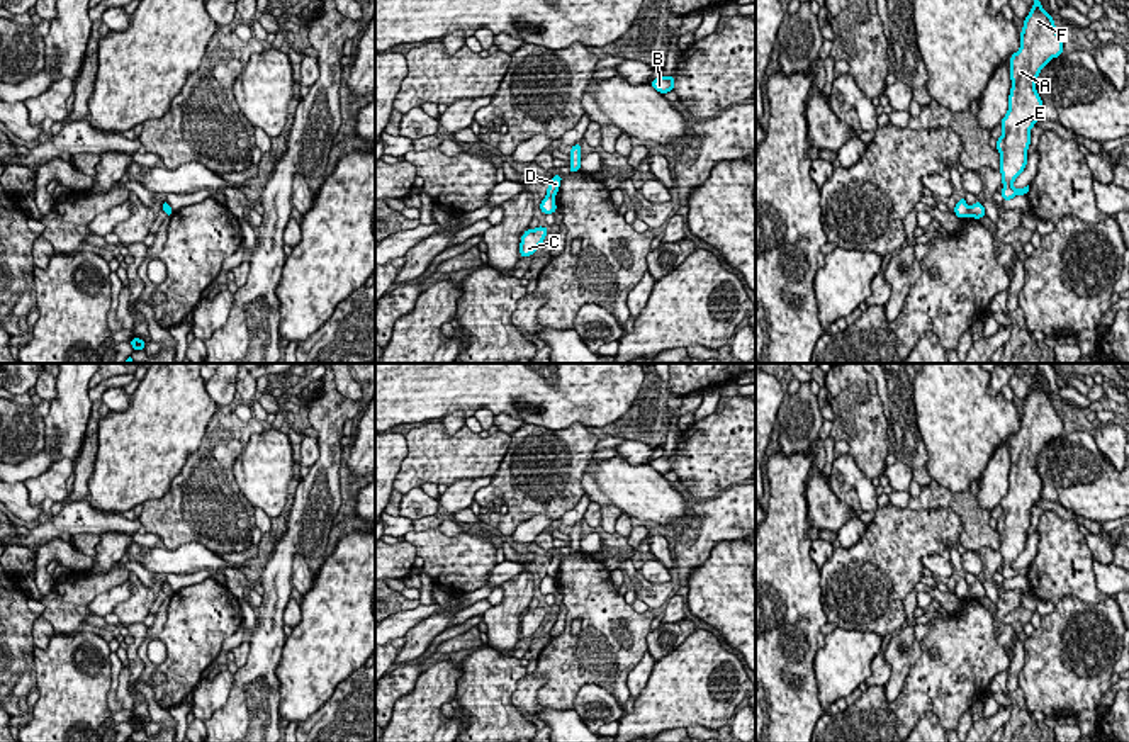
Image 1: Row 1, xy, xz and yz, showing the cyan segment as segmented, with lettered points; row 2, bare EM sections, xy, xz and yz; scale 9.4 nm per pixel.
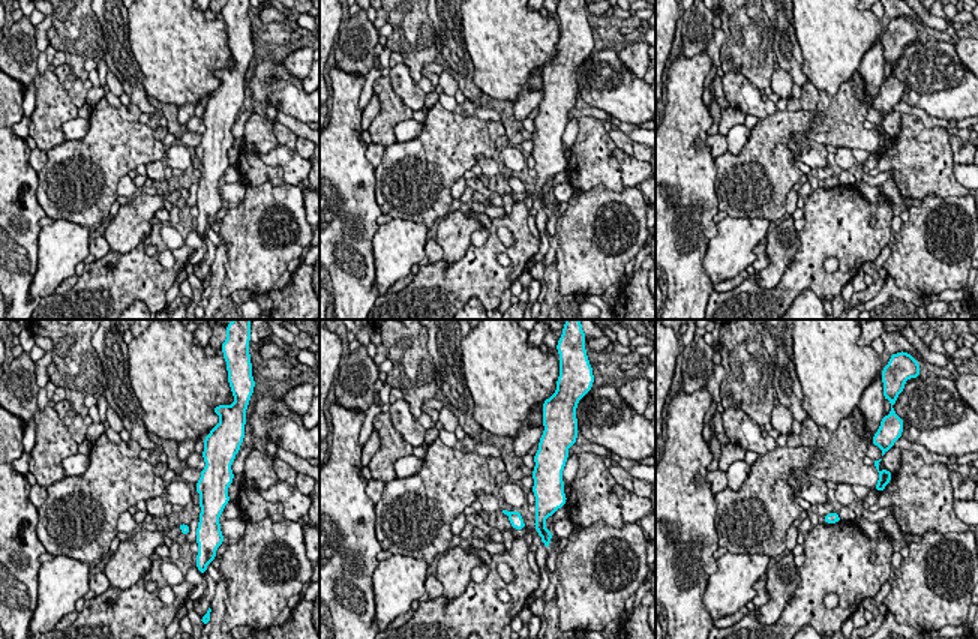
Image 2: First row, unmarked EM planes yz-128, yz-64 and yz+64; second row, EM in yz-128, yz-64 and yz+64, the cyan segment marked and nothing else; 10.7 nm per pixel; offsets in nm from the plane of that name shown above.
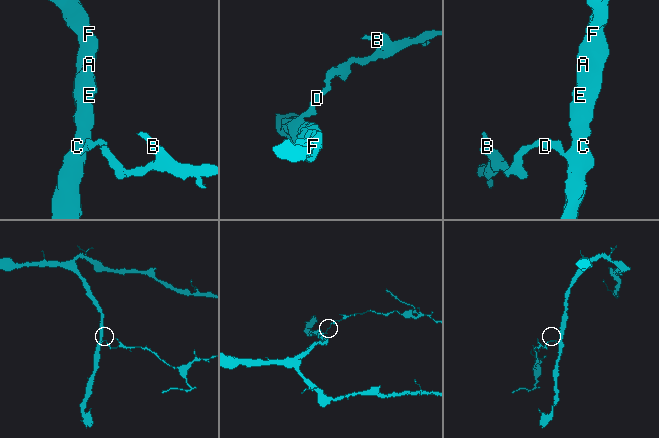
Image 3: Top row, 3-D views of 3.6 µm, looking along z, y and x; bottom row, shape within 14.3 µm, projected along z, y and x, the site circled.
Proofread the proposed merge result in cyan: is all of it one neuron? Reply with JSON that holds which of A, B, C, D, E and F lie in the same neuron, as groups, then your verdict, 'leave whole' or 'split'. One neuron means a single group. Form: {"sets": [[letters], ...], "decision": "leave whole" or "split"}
{"sets": [["A", "C", "E", "F"], ["B", "D"]], "decision": "split"}

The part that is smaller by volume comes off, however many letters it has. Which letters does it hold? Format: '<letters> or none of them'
B, D

